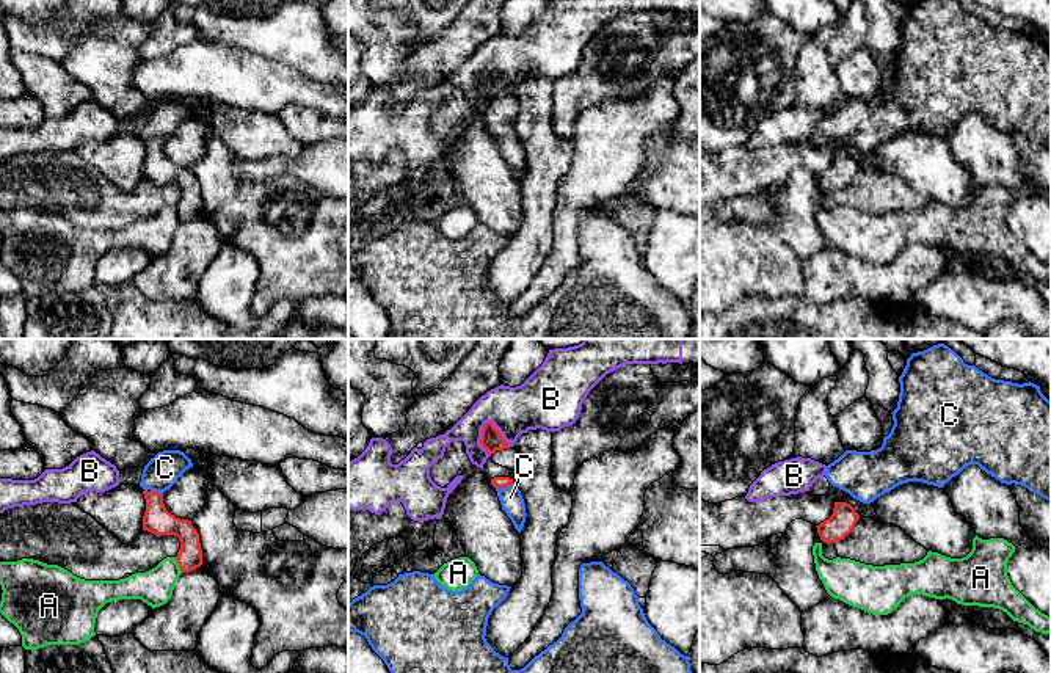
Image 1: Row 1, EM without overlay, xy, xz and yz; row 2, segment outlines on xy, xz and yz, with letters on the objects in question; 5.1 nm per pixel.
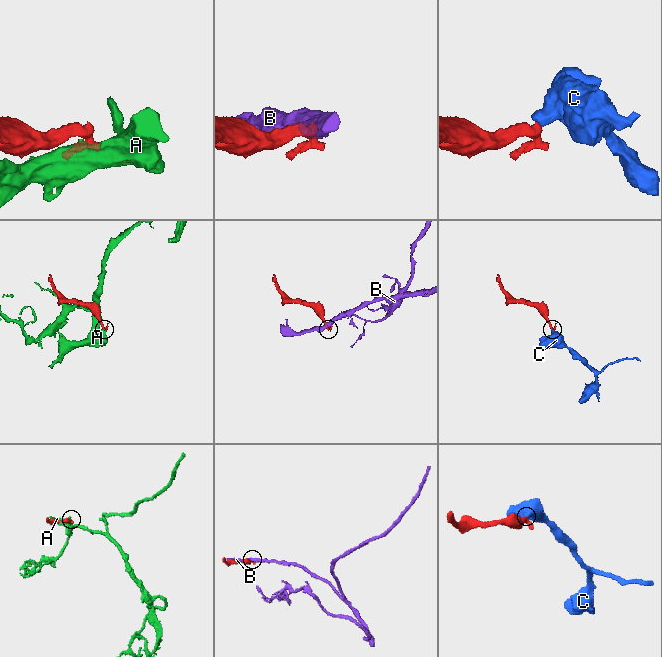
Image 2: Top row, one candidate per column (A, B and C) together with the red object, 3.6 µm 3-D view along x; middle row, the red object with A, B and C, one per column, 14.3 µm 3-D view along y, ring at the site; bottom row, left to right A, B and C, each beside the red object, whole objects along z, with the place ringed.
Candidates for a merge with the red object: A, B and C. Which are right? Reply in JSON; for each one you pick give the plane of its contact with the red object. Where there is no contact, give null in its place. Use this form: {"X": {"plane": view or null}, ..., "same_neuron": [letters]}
{"C": {"plane": "xz"}, "same_neuron": ["C"]}

